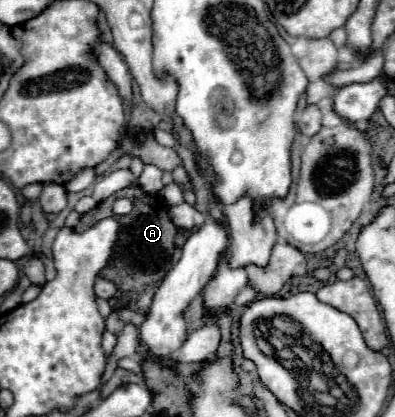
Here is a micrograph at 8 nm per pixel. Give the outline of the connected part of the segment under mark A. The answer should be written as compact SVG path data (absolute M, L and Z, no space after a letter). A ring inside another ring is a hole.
M136 185L134 187L126 187L126 189L118 191L118 193L114 193L106 201L98 203L98 207L94 207L86 215L82 215L76 231L86 231L92 225L96 225L100 219L106 219L106 217L114 217L120 223L120 245L122 245L120 249L124 249L124 253L130 253L130 259L128 257L122 257L120 265L106 267L106 269L100 271L100 275L104 279L112 281L116 285L116 289L120 293L124 293L124 295L116 295L114 299L118 299L126 307L132 301L132 297L128 297L130 293L142 293L146 287L152 287L152 285L160 283L166 277L166 273L170 271L170 267L172 267L172 251L174 251L176 227L174 227L174 223L168 217L168 207L158 197L146 195ZM120 197L128 197L134 203L134 209L132 209L130 215L118 217L118 215L112 213L112 205Z

